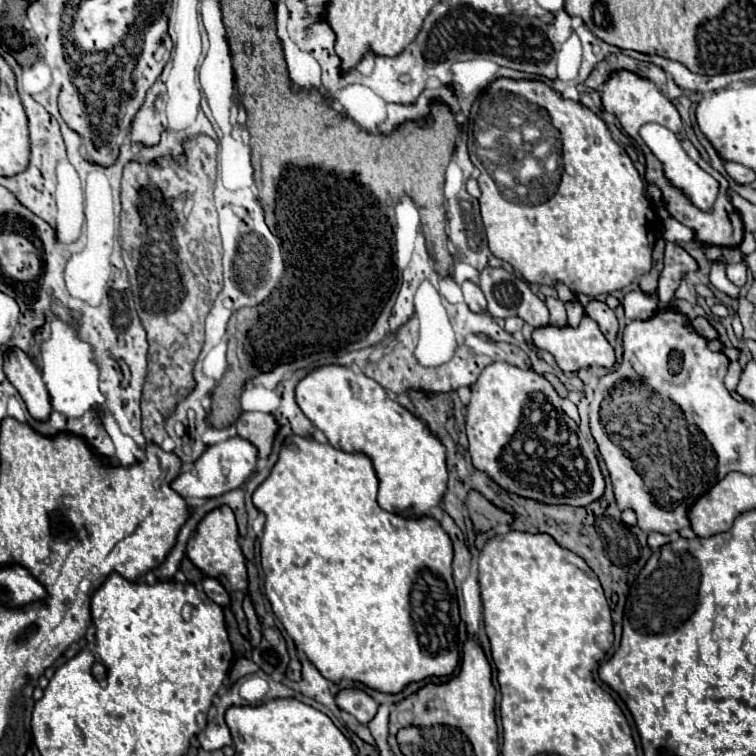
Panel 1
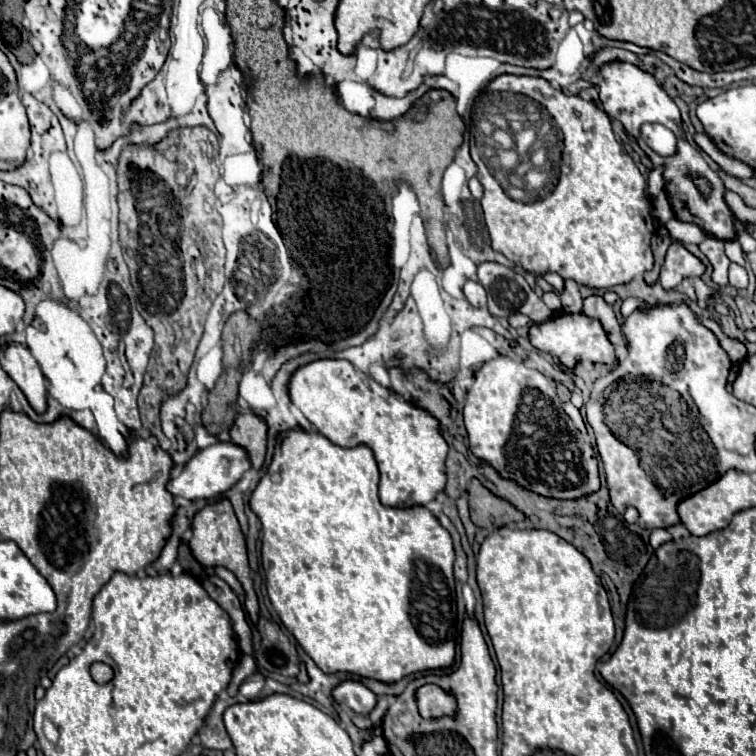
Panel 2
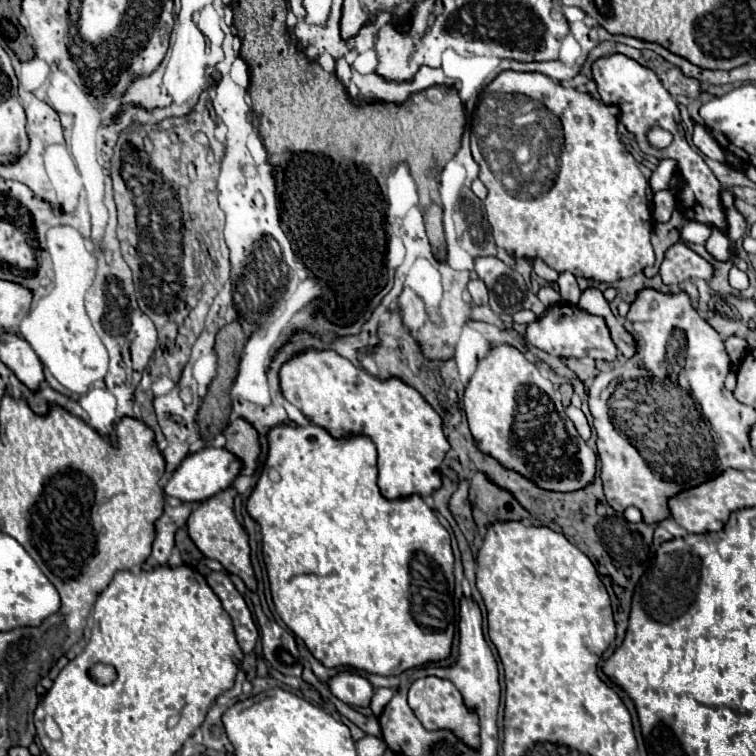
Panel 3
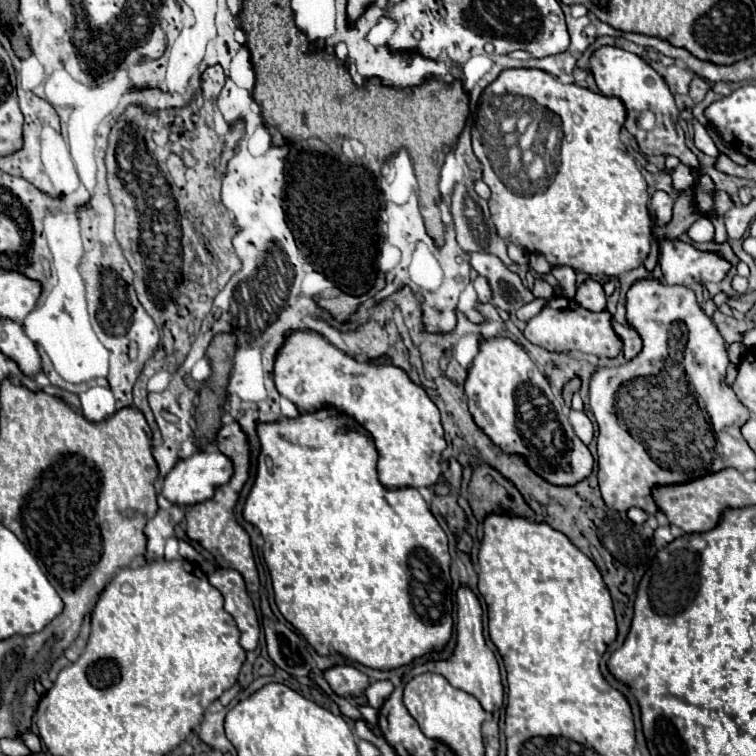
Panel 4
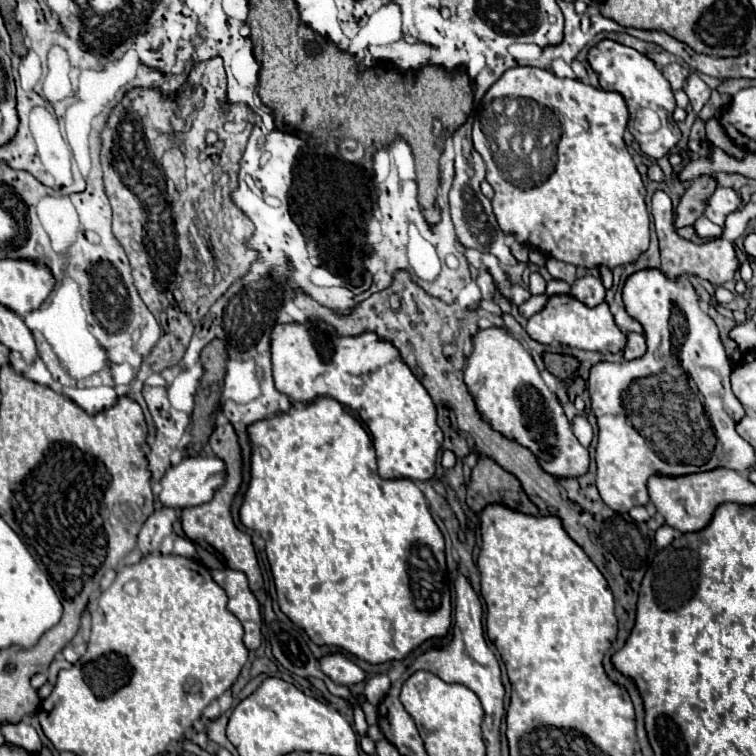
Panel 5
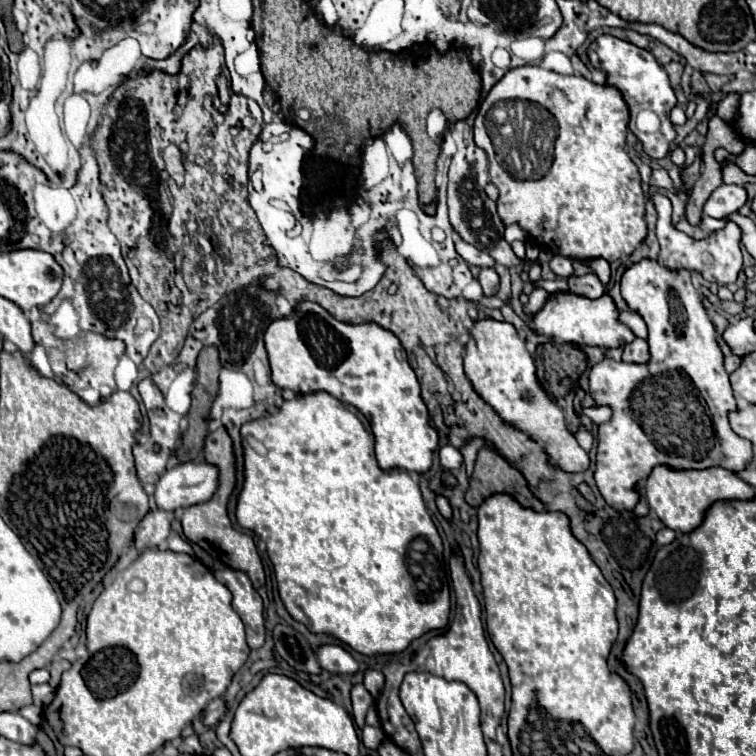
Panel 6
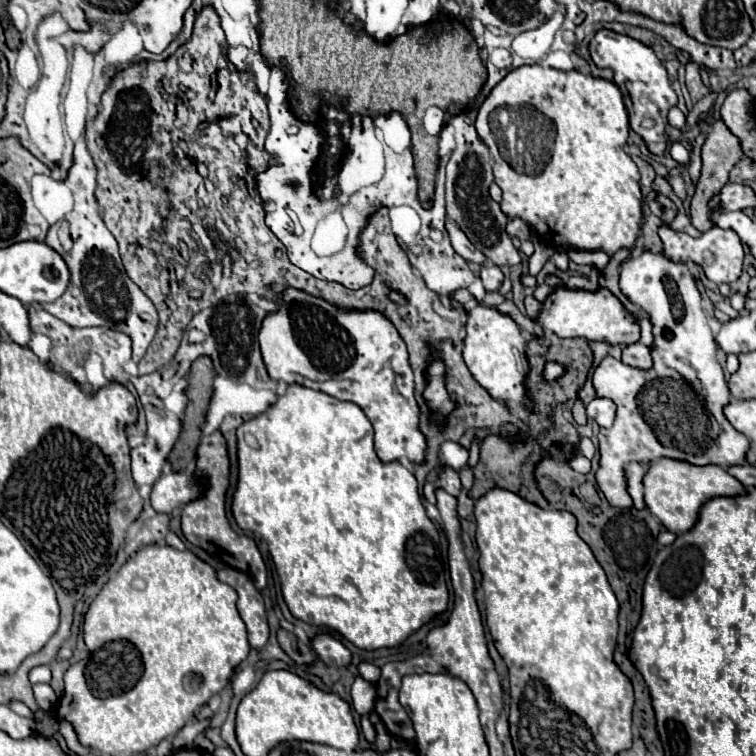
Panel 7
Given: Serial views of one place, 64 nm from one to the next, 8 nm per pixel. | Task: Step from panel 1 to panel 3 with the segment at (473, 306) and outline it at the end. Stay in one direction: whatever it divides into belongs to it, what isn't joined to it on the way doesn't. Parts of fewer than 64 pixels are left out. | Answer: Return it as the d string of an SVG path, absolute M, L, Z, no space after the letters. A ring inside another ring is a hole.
M470 280L466 288L468 288L474 304L478 304L478 306L488 304L488 292L486 292L486 286L482 284L482 280Z

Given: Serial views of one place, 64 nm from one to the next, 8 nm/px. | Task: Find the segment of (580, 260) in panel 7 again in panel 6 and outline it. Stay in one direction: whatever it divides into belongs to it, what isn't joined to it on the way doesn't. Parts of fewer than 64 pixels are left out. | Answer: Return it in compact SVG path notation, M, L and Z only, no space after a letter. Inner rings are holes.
M586 260L584 264L590 266L598 274L598 278L604 286L610 284L610 264L606 264L606 260Z

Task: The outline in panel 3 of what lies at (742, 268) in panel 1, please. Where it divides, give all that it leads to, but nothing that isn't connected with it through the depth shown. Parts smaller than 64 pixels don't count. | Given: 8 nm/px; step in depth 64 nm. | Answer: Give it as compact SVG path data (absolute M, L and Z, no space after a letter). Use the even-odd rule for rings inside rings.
M736 266L730 268L728 278L730 278L730 286L736 288L736 290L746 290L748 288L748 276L746 276L746 272L738 270Z

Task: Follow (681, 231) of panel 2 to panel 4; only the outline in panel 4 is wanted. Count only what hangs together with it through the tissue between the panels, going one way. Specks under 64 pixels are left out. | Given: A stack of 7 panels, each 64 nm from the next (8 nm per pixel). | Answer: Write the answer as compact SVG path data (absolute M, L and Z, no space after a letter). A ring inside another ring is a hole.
M698 218L690 228L688 228L688 238L692 242L708 242L708 220L706 218Z

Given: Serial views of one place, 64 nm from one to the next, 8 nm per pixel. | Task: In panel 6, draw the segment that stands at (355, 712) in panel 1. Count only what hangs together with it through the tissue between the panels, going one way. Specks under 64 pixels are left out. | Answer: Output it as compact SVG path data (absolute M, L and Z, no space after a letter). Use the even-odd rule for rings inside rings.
M334 644L322 646L318 650L318 662L324 670L332 674L354 676L358 672L358 662L342 646L334 646Z

